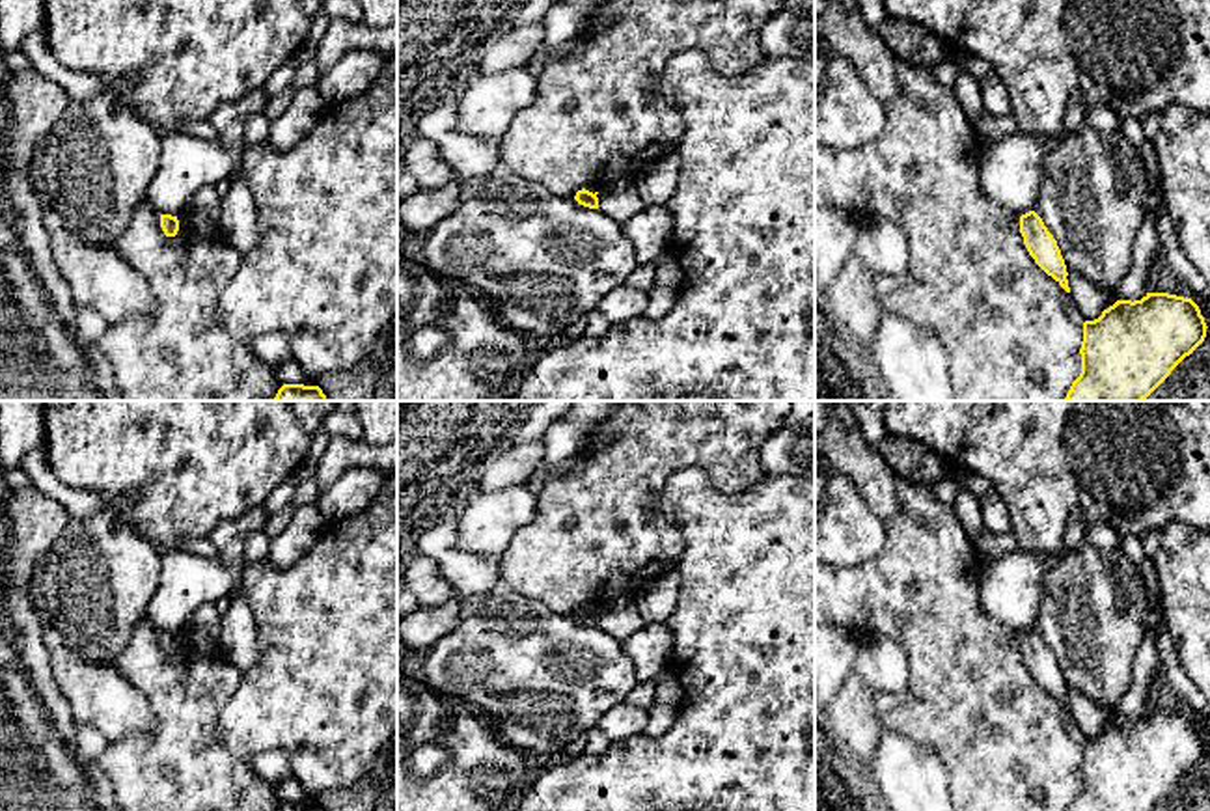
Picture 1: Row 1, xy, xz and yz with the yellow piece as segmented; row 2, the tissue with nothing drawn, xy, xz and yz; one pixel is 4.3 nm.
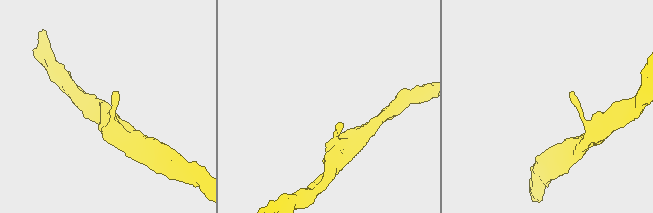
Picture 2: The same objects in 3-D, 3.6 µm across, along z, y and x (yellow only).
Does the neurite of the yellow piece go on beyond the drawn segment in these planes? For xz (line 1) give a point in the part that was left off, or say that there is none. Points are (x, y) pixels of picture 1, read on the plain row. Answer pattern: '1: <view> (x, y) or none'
1: none

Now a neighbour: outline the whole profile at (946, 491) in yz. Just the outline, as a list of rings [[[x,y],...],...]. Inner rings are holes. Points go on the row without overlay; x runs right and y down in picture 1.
[[[945,475],[932,490],[940,502],[953,505],[958,496],[958,483],[951,475]]]

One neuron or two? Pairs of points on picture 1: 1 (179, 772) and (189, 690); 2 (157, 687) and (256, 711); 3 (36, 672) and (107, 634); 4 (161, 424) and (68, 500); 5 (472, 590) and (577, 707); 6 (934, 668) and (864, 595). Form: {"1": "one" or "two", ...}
{"1": "one", "2": "two", "3": "two", "4": "two", "5": "two", "6": "one"}

